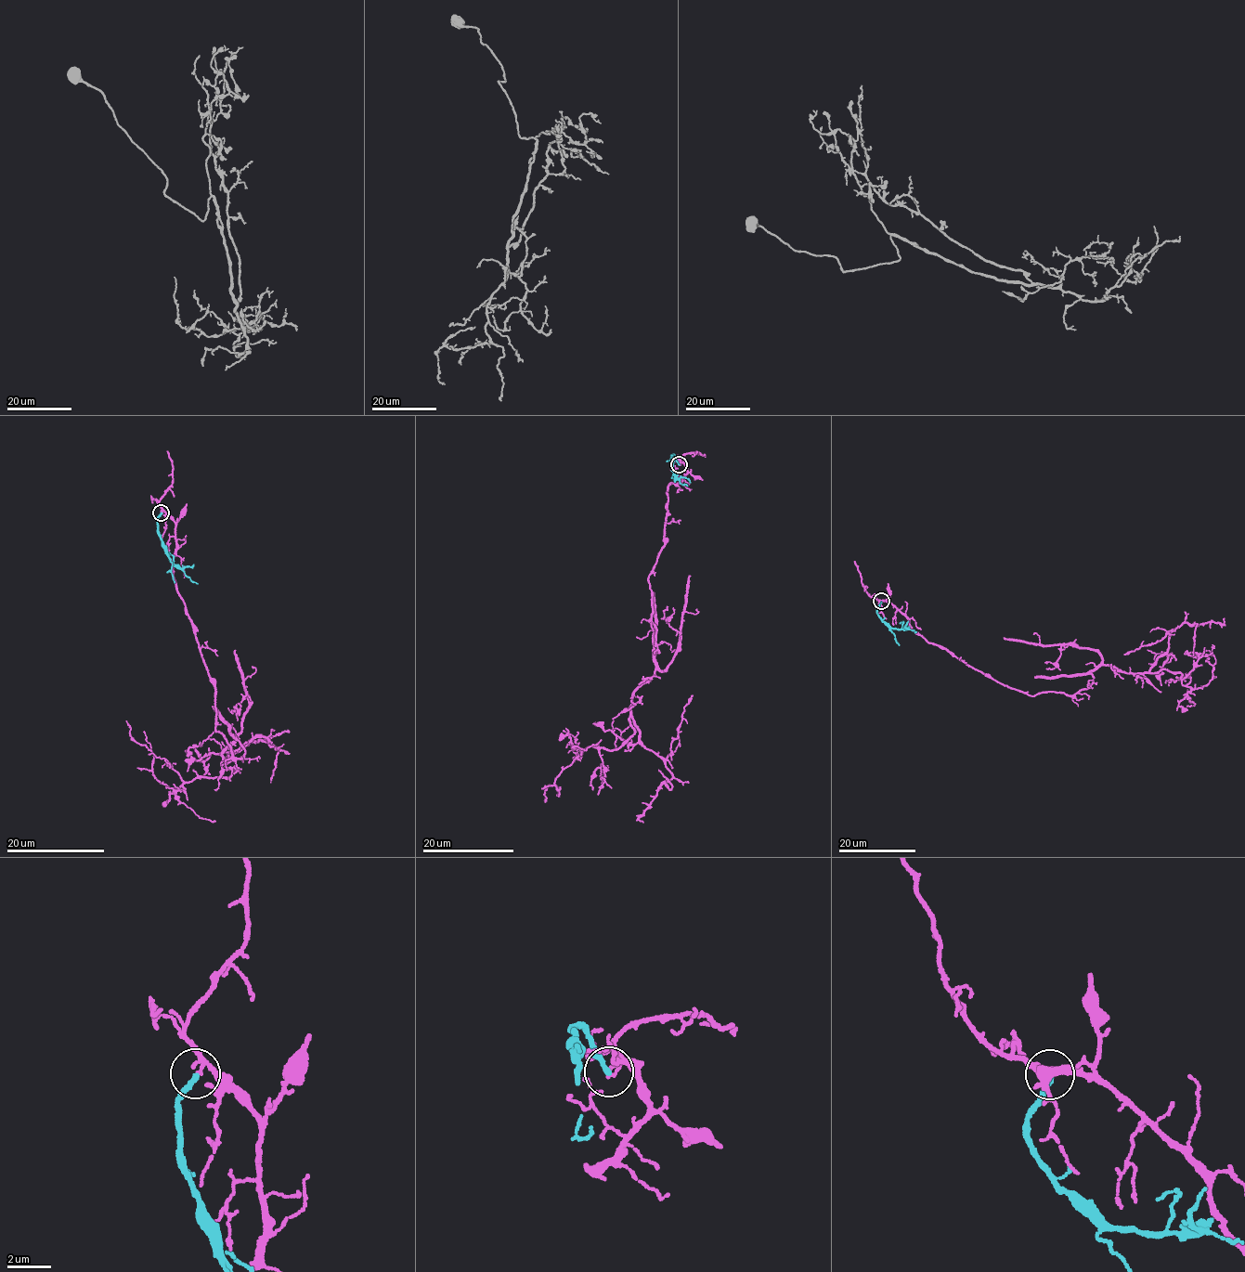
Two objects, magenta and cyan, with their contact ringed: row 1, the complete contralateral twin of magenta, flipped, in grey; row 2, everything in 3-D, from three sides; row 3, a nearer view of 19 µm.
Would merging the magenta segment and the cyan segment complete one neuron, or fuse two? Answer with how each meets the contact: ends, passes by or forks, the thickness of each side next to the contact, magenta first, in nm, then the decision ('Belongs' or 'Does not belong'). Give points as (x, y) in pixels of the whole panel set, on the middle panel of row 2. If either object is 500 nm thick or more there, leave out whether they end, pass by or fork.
At the ring magenta passes by. At the ring cyan ends. Thickness 130 nm (magenta) against 240 nm. Does not belong

